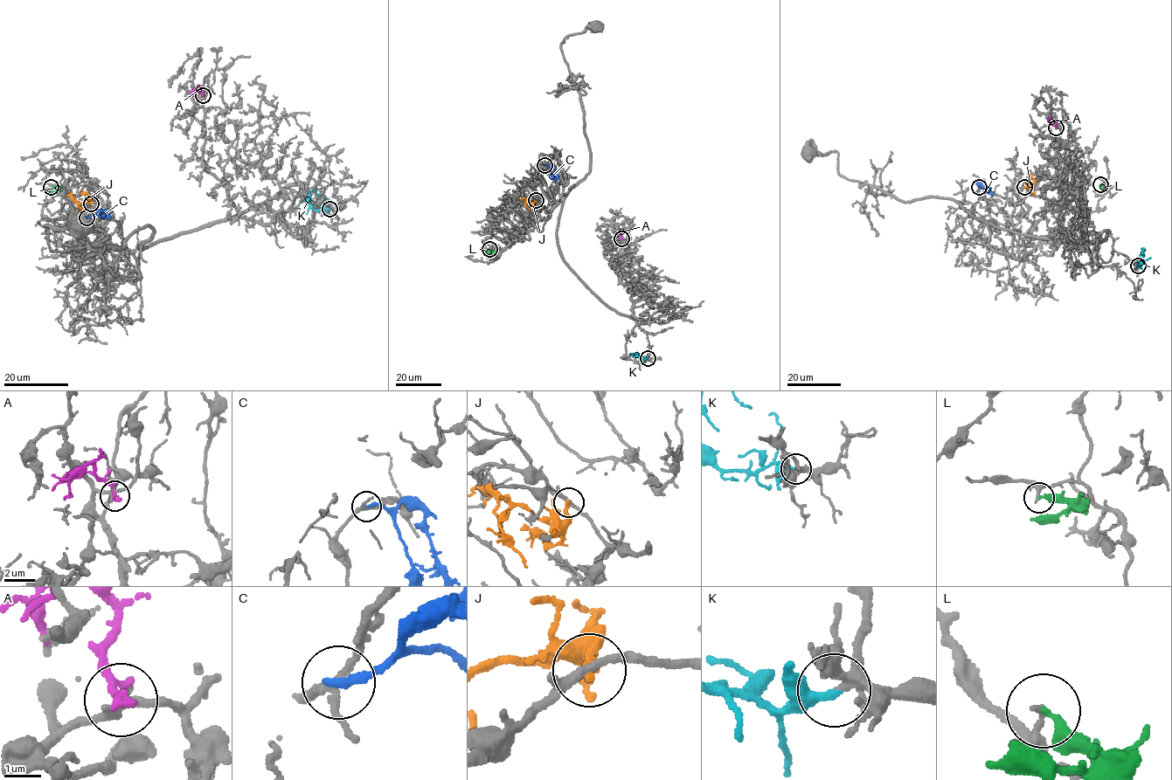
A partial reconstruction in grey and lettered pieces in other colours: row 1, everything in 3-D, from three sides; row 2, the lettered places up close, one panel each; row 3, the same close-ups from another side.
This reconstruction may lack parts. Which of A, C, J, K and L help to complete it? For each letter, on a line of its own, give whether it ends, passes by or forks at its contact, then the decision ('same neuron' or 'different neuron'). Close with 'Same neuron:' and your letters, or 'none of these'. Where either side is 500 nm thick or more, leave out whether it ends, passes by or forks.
A: it ends | different neuron
C: it ends | different neuron
J: it ends | different neuron
K: it ends | same neuron
L: it ends | different neuron
Same neuron: K

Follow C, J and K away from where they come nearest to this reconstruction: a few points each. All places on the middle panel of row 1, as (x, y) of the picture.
C: (544, 165), (553, 166), (557, 176), (555, 178)
J: (536, 200), (532, 202), (523, 198), (523, 201)
K: (648, 358), (634, 355), (637, 354), (643, 357)

